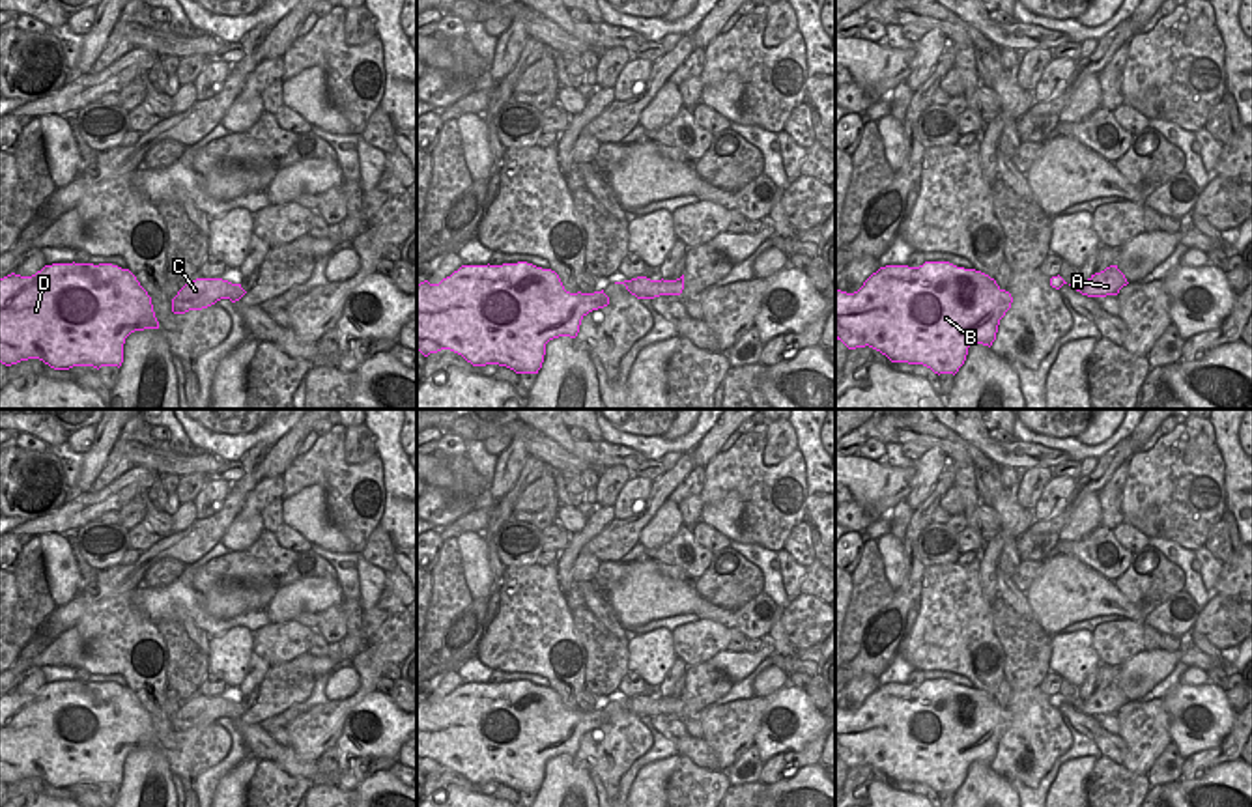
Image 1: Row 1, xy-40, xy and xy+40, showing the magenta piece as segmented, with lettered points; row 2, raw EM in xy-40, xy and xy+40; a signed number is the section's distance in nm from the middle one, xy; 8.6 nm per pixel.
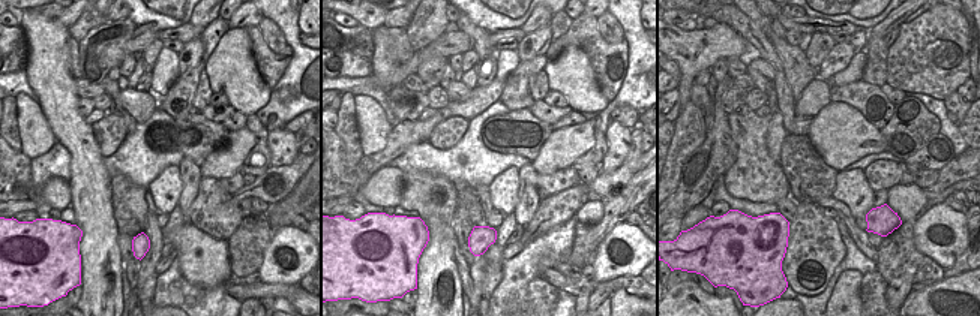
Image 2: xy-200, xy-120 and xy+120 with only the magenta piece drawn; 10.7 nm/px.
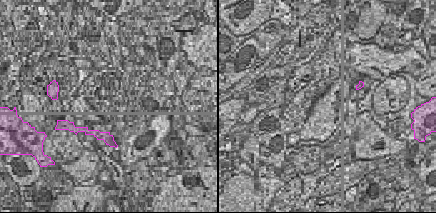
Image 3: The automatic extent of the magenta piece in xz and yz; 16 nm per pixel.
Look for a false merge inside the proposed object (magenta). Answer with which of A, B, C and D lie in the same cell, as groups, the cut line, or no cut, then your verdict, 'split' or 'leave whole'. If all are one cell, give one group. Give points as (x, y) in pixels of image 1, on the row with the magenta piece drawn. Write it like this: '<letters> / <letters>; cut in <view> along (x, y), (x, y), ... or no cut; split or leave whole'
A B C D; no cut; leave whole

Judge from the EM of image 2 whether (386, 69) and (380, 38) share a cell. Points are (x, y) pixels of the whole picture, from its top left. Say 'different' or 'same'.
same

